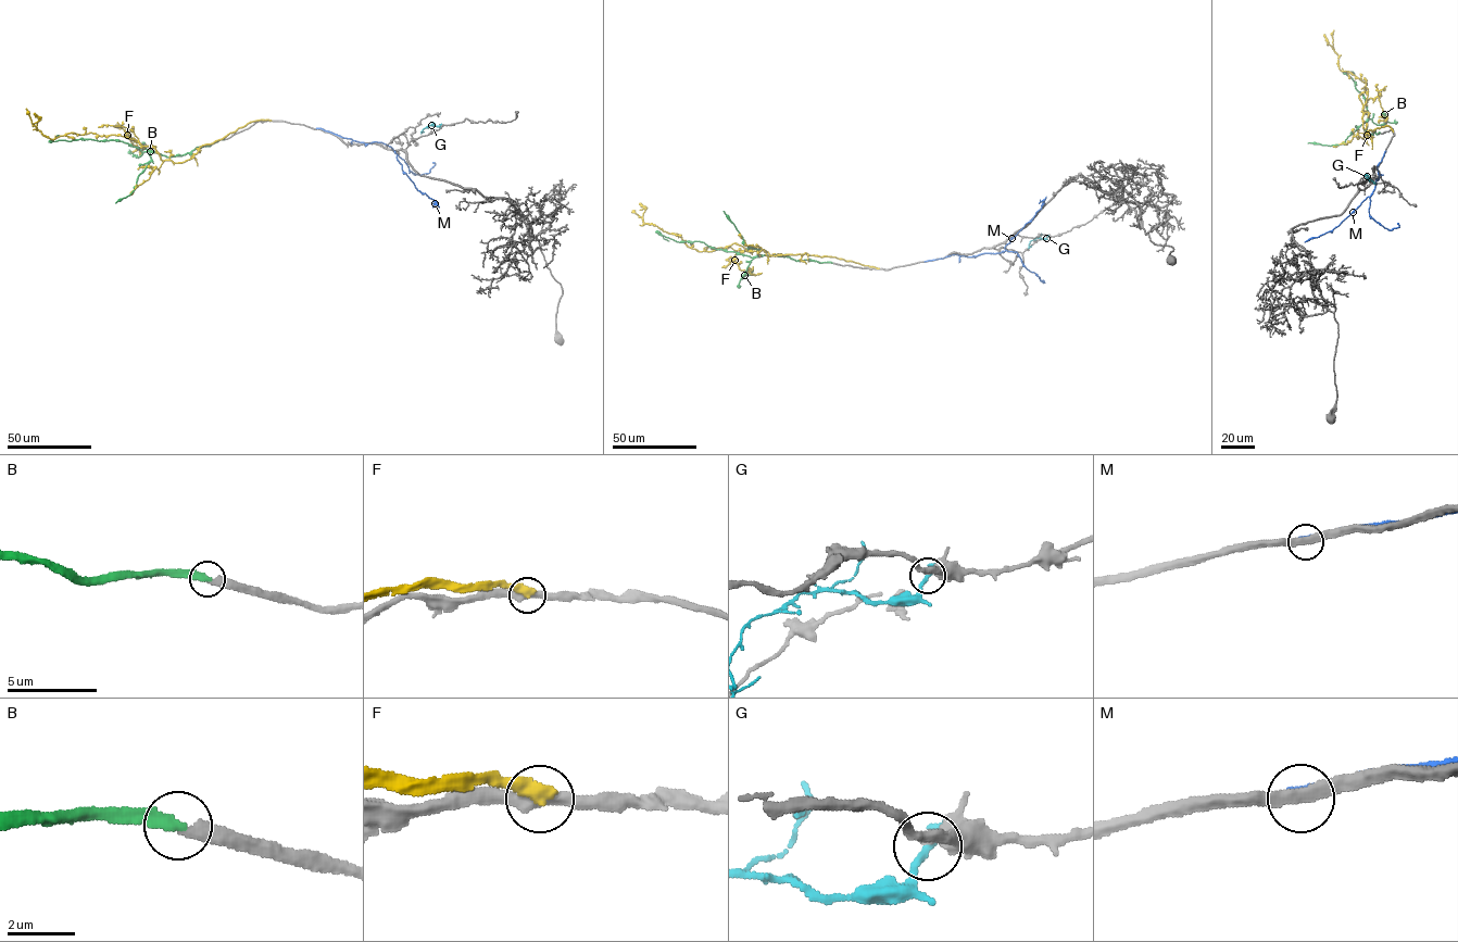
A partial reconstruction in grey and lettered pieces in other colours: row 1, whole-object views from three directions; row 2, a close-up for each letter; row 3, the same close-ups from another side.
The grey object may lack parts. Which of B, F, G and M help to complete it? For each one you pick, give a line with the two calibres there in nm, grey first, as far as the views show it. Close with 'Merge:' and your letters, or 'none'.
B: 260 nm thick on the grey side, 280 nm on the other
Merge: B

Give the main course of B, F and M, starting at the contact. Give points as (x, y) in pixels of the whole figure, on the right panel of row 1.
B: (1380, 133), (1368, 133), (1369, 116), (1365, 99), (1345, 73), (1355, 74)
F: (1393, 132), (1382, 126), (1371, 129), (1364, 138), (1358, 95), (1366, 83), (1339, 68), (1339, 55), (1323, 34)
M: (1385, 151), (1378, 166), (1379, 177), (1370, 197), (1332, 230), (1305, 241)

